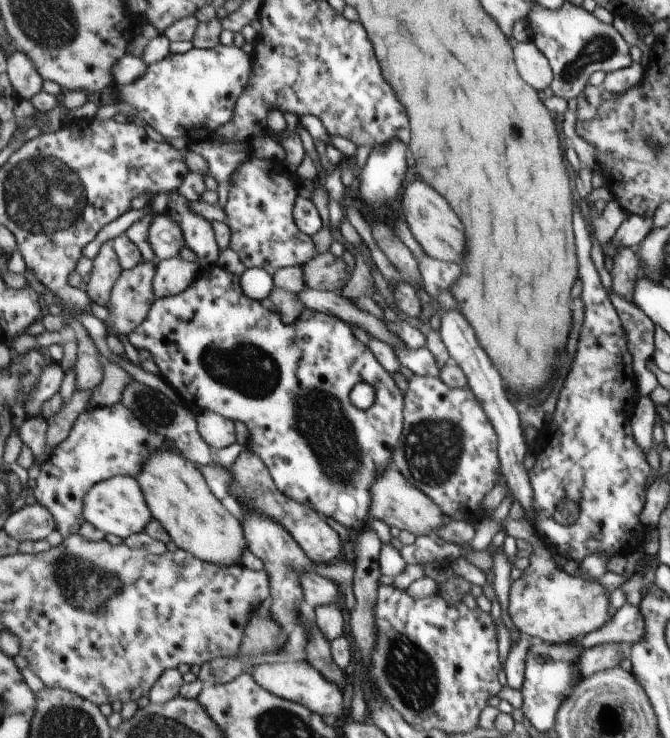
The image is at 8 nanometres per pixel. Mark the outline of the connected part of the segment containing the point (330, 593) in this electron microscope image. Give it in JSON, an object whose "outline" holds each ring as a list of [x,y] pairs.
{"outline":[[[305,572],[299,576],[299,586],[303,601],[315,609],[323,604],[336,604],[339,600],[339,589],[333,582],[313,572]]]}

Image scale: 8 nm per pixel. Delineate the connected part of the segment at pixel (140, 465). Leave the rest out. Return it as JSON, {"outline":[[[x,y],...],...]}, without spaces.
{"outline":[[[121,402],[88,409],[75,422],[69,438],[40,467],[40,474],[33,483],[32,501],[43,504],[49,514],[53,514],[58,531],[67,539],[79,533],[86,522],[81,512],[85,496],[93,486],[115,476],[139,476],[147,466],[149,456],[167,446],[176,449],[173,440],[155,434],[133,414],[133,410],[129,410]]]}

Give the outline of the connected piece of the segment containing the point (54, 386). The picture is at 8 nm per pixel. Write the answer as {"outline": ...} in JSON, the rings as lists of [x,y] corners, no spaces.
{"outline":[[[53,361],[53,364],[43,368],[41,378],[39,378],[37,386],[33,388],[33,392],[29,396],[29,402],[25,407],[26,419],[42,416],[43,404],[61,390],[63,378],[65,378],[65,370],[59,362]]]}

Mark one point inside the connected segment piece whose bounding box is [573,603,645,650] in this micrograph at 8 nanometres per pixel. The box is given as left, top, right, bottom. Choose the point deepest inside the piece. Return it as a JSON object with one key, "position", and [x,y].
{"position":[626,627]}

